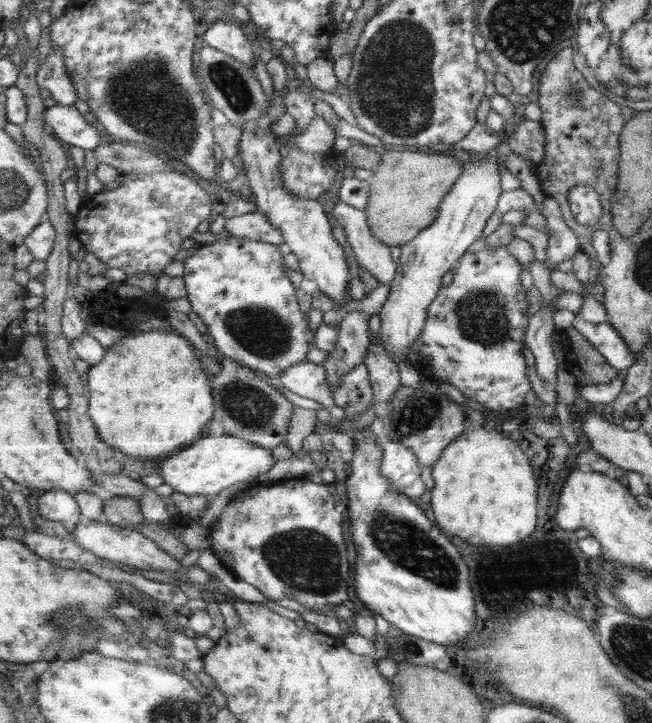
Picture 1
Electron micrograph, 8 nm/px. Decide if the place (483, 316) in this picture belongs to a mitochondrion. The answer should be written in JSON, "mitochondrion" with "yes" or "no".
{"mitochondrion":"yes"}

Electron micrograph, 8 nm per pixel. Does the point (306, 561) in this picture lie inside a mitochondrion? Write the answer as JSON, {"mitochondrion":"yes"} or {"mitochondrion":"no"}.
{"mitochondrion":"yes"}

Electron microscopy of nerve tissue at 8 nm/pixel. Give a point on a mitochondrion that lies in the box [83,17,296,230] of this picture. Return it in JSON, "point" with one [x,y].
{"point":[149,104]}

